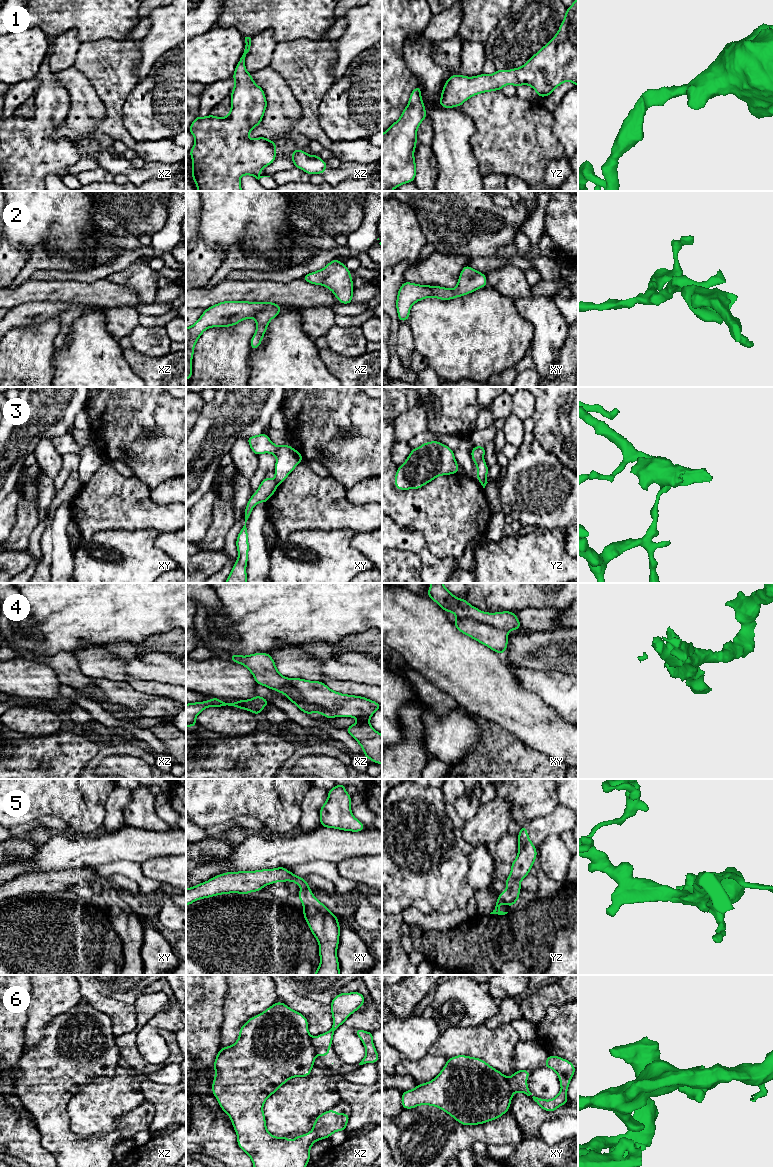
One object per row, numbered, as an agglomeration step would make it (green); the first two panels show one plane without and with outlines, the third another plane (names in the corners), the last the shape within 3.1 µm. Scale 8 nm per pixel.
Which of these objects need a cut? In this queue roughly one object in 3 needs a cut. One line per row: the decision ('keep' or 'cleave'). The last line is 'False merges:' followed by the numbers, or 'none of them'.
1: keep
2: keep
3: cleave
4: cleave
5: keep
6: cleave
False merges: 3, 4, 6

